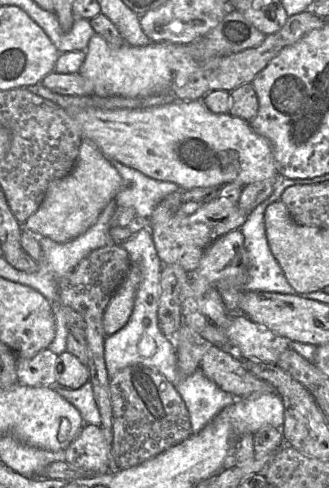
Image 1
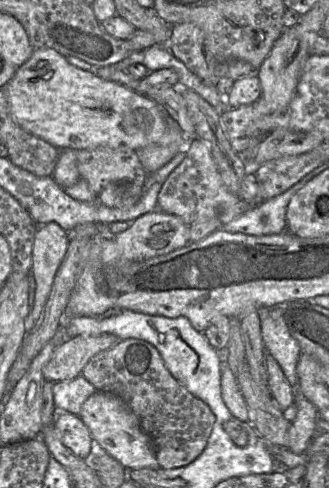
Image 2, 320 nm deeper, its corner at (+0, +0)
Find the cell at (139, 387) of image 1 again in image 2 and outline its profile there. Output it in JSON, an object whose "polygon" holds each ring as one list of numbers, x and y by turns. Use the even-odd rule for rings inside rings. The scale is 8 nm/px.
{"polygon":[[129,338,93,356,82,370,97,391,119,397,138,418,149,437,161,469,189,465,205,449,215,416,167,370,158,350,149,342]]}

